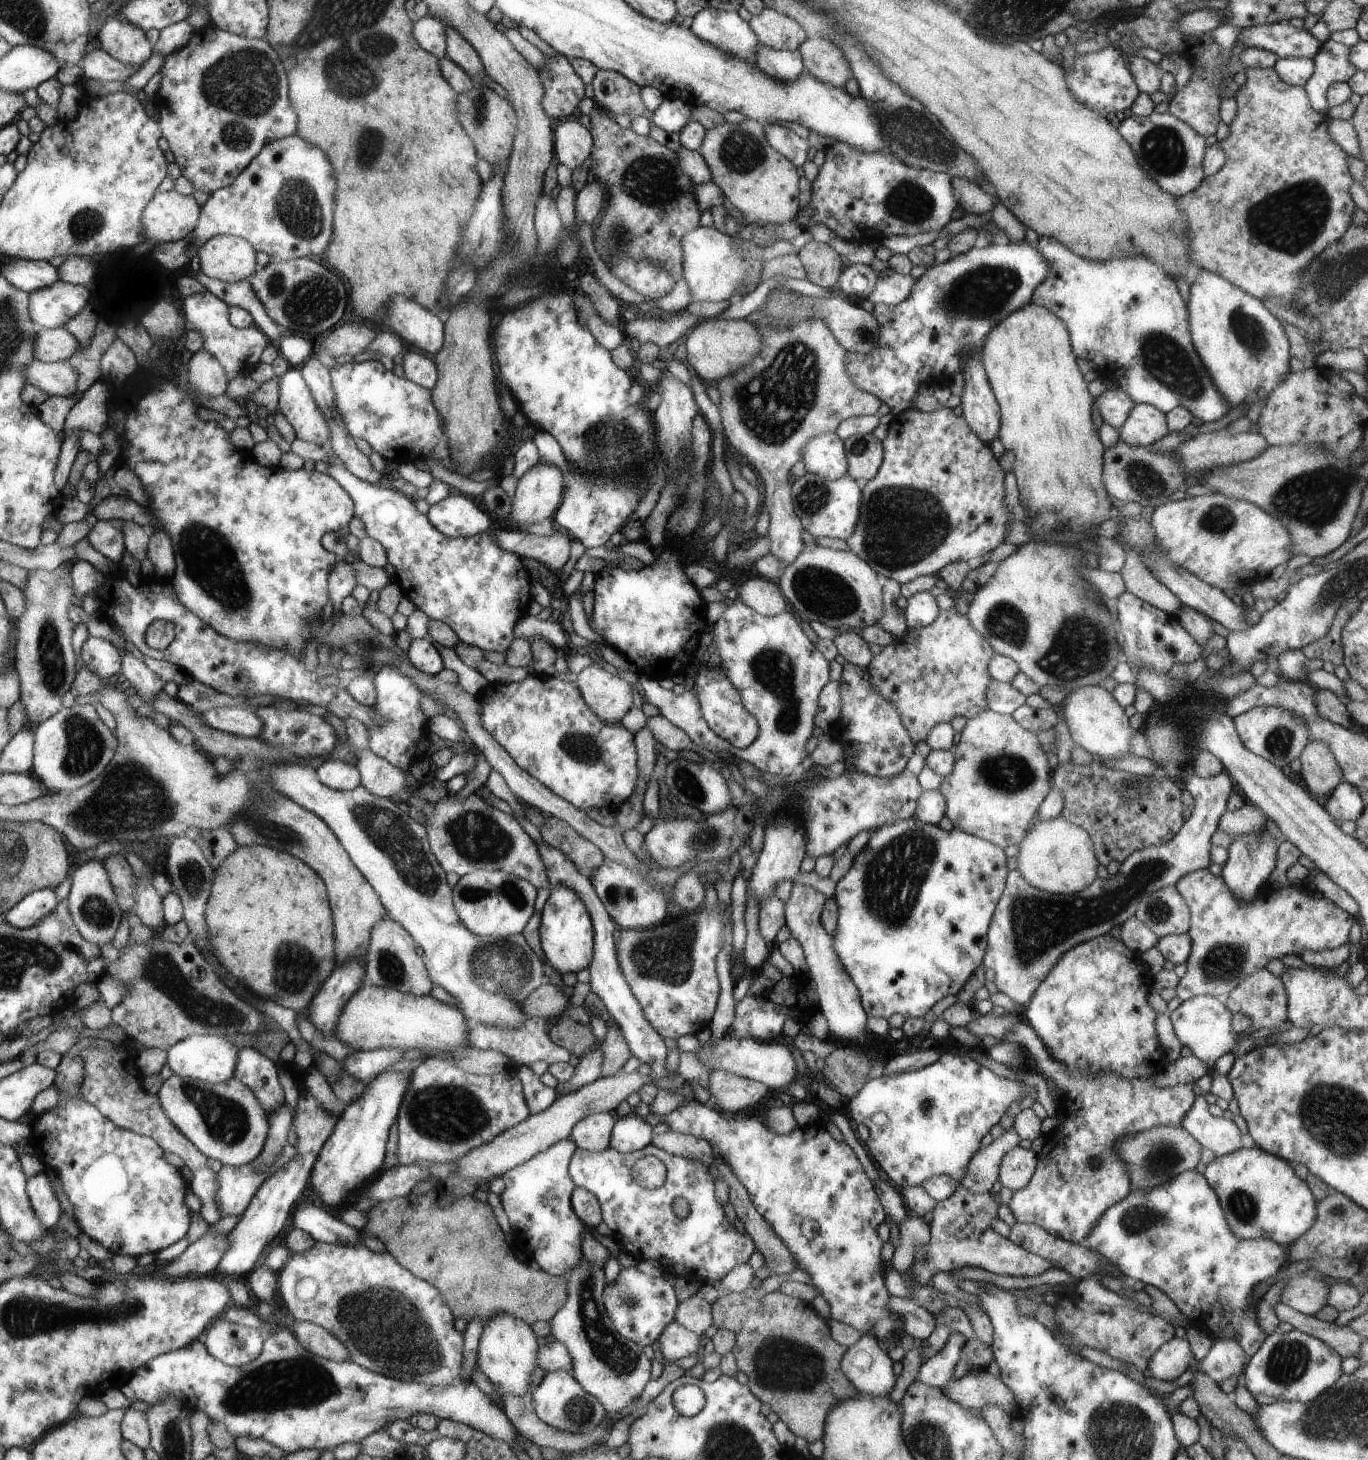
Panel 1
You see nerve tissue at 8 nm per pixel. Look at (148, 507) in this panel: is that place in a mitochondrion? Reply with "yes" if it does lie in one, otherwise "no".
no

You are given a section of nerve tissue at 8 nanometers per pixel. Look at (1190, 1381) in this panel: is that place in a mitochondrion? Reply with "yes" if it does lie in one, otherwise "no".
no

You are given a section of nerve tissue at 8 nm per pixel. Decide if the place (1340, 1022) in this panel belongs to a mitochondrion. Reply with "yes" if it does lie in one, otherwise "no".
no

